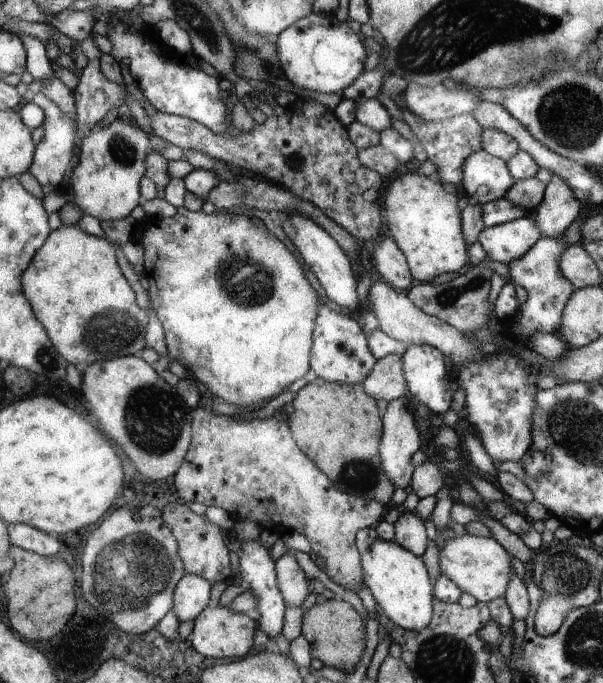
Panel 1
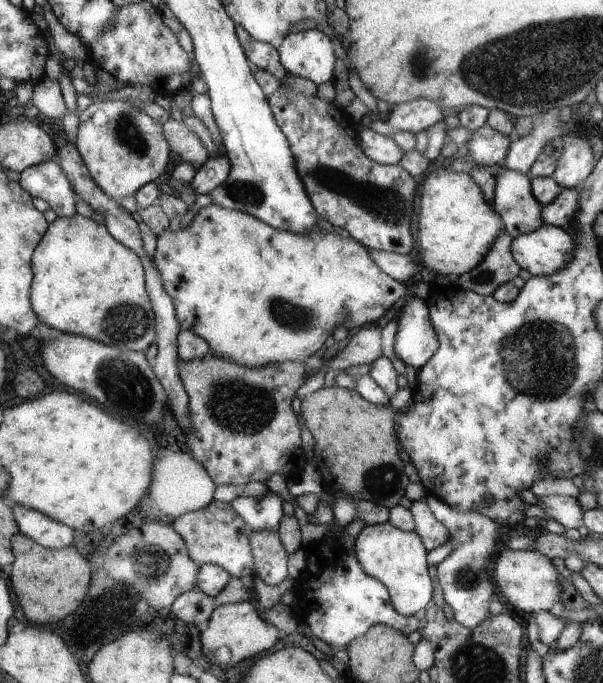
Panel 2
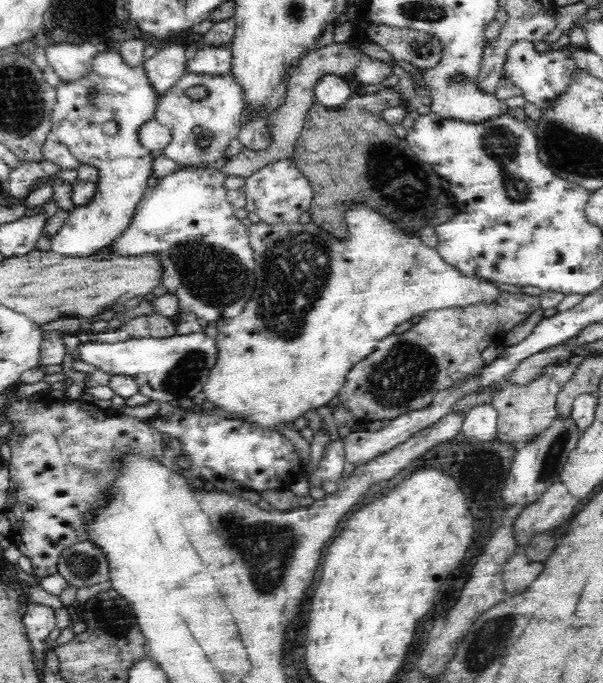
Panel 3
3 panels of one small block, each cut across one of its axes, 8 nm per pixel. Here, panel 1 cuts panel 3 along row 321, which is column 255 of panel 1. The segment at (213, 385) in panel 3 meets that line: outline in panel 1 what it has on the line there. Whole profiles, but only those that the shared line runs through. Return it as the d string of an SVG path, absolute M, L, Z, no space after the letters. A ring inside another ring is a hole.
M182 206L177 209L174 216L163 218L158 224L142 227L138 240L143 252L144 274L147 275L150 285L147 290L148 298L164 328L168 356L180 362L187 372L196 376L196 380L205 384L211 397L240 406L240 408L250 408L250 406L262 404L264 400L274 399L295 380L306 376L306 372L310 370L310 356L312 356L312 343L315 338L316 316L319 315L320 300L318 300L316 290L306 280L298 260L292 254L288 254L286 246L278 238L272 236L272 232L262 224L262 220L257 217L244 218L244 216L229 213L218 214L216 211L210 214L202 210L194 212Z

